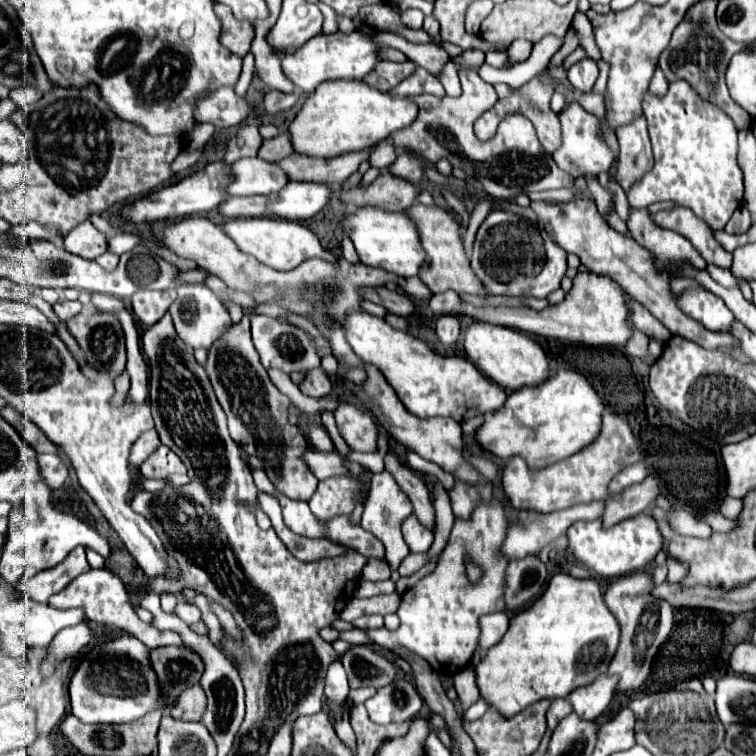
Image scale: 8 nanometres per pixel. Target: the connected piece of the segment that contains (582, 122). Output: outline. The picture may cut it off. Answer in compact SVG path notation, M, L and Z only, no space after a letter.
M570 103L564 111L558 113L558 117L562 123L562 145L558 147L558 151L552 153L552 159L556 161L556 165L568 175L572 175L574 179L582 175L598 175L602 171L608 171L614 159L614 153L598 137L598 119L592 113L584 111L578 103Z

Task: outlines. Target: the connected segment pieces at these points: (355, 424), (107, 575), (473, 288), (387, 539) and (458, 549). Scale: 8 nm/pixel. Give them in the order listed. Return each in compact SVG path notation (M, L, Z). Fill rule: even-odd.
M340 403L334 411L336 425L344 441L354 451L374 451L378 429L372 415L350 403Z
M91 569L88 573L81 574L80 577L72 579L70 585L66 589L62 589L60 593L56 593L52 599L52 607L58 609L70 609L70 607L78 607L86 613L88 619L98 621L98 623L110 623L120 627L122 631L126 631L128 635L140 639L148 649L156 649L156 647L166 647L166 645L174 645L174 647L182 647L188 649L182 641L182 637L176 631L160 631L150 623L140 621L140 617L136 615L136 611L132 609L130 601L128 601L128 591L124 587L124 583L120 581L118 575L114 575L112 571L102 569Z
M414 203L406 209L406 215L414 221L422 247L426 251L426 259L420 267L418 277L422 279L422 283L432 291L432 293L442 293L448 289L454 289L456 293L478 293L482 295L482 285L478 283L478 279L474 279L474 273L470 271L470 261L464 253L464 241L460 235L460 225L454 221L454 217L450 215L448 209L438 207L438 205L422 205L422 203Z
M382 471L382 473L376 473L372 477L372 483L370 483L370 497L364 505L364 515L362 515L362 527L370 533L374 533L386 547L386 561L390 565L390 569L398 569L398 565L402 563L402 559L410 553L404 537L402 537L402 531L400 531L400 523L404 517L408 517L412 513L412 503L410 499L406 497L406 493L398 487L396 479L388 473L388 471Z
M492 499L490 505L480 505L468 521L456 519L448 545L438 557L434 571L424 575L402 595L398 607L400 627L396 631L385 627L366 630L374 645L382 649L404 647L426 659L430 667L442 675L460 673L478 647L480 617L504 611L504 579L508 559L502 555L500 547L504 543L506 529L506 513L500 499ZM466 559L472 559L482 569L482 577L476 583L472 583L466 575Z

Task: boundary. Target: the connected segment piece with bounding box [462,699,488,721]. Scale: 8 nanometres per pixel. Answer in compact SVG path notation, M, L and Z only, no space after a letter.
M478 699L466 713L464 713L464 717L462 717L462 721L474 721L474 719L478 719L478 717L482 717L484 715L484 711L488 709L488 705L486 705L486 701L484 699Z

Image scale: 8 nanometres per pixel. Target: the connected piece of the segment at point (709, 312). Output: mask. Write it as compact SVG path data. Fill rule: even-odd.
M686 289L680 295L680 307L710 331L726 333L736 321L724 301L706 289Z

